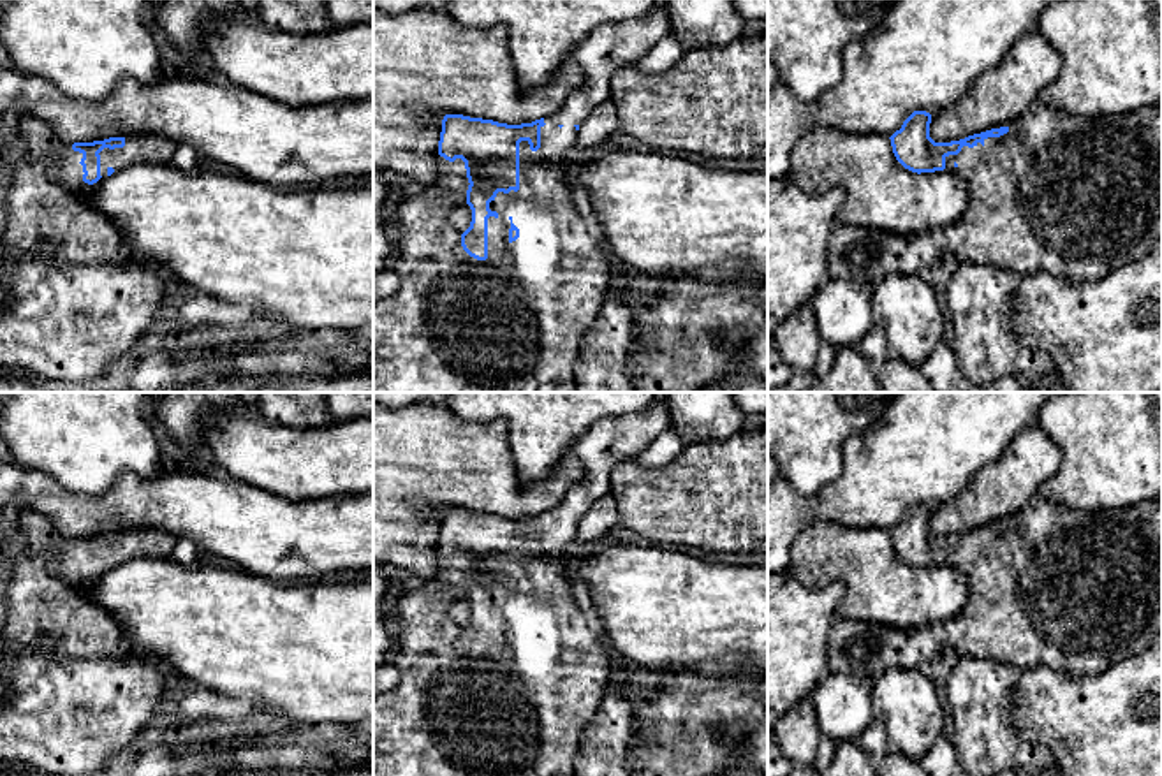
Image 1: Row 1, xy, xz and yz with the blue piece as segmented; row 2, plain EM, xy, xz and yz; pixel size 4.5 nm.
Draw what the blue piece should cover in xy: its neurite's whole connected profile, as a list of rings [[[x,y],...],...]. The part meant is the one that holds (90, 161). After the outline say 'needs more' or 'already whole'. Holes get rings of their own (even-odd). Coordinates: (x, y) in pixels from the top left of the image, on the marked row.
[[[19,114],[19,135],[26,150],[12,162],[7,218],[0,232],[0,241],[9,253],[23,257],[51,245],[58,260],[67,264],[95,266],[120,259],[127,252],[125,236],[109,216],[88,204],[86,195],[107,176],[134,164],[171,164],[178,144],[155,134],[69,144],[49,123],[33,114]]]; needs more

